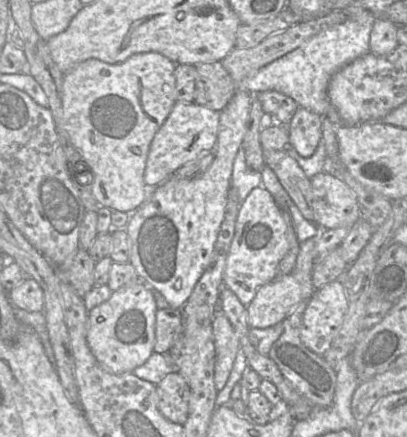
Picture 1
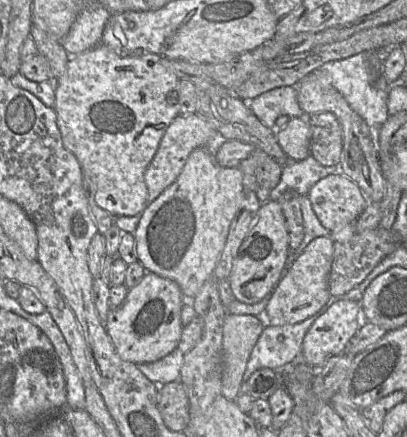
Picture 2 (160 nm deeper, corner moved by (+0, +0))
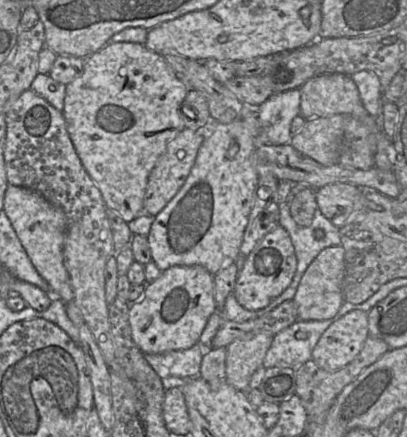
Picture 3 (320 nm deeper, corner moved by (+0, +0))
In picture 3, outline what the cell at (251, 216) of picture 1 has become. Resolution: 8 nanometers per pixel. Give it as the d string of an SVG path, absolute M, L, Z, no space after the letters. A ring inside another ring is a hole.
M279 224L244 258L233 290L237 302L247 310L259 310L279 296L291 283L296 271L296 256L288 232Z

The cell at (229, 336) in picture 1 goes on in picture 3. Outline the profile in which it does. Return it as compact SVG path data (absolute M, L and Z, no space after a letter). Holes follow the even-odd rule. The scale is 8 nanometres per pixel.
M261 333L251 339L235 339L226 347L225 380L240 391L248 392L254 372L262 366L273 335Z

